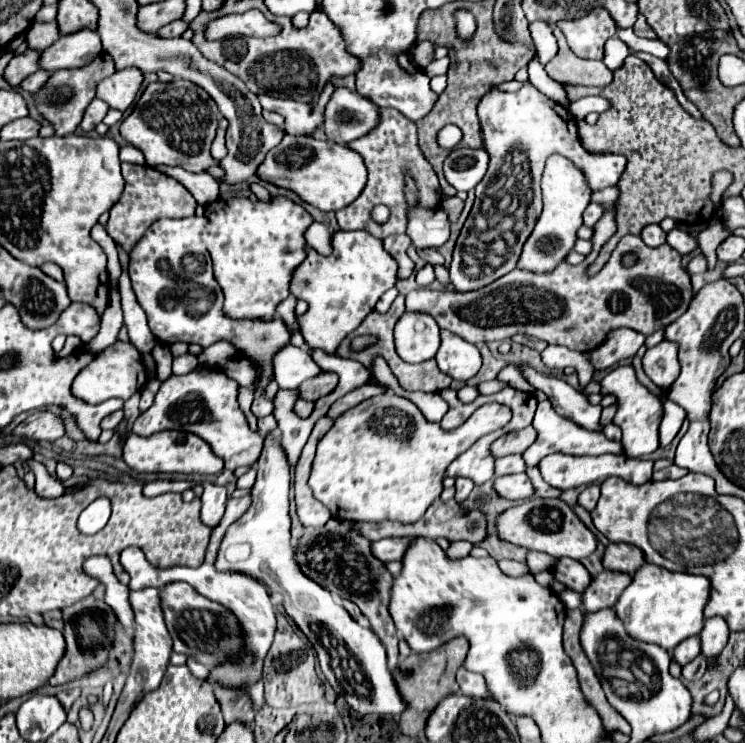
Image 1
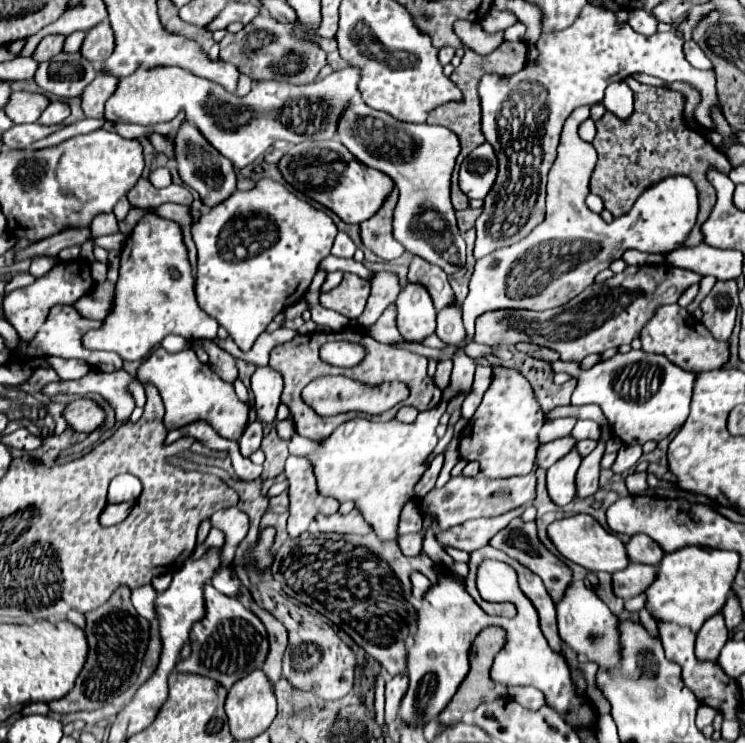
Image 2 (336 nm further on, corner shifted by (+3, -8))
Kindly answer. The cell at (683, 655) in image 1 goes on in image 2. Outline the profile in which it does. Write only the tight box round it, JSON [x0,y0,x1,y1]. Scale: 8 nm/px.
[695,612,729,660]

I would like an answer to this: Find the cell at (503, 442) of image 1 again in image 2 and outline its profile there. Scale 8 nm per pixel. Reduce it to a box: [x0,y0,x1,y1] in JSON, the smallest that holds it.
[539,416,577,444]

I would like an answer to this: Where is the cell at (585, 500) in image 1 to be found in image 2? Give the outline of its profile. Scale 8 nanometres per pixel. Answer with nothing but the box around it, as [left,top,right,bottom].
[577,426,611,498]

